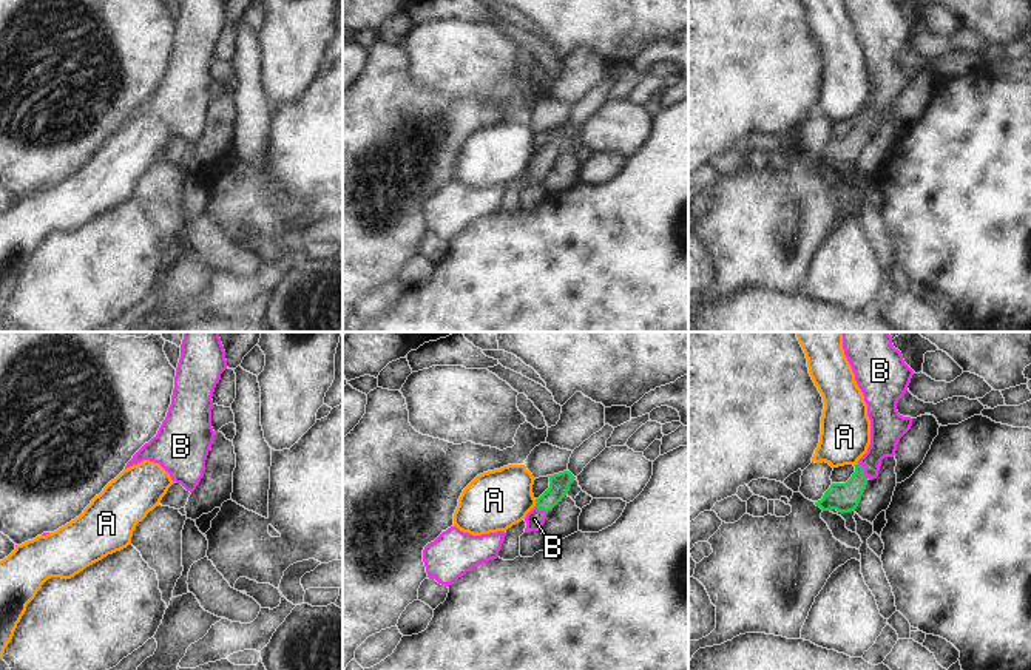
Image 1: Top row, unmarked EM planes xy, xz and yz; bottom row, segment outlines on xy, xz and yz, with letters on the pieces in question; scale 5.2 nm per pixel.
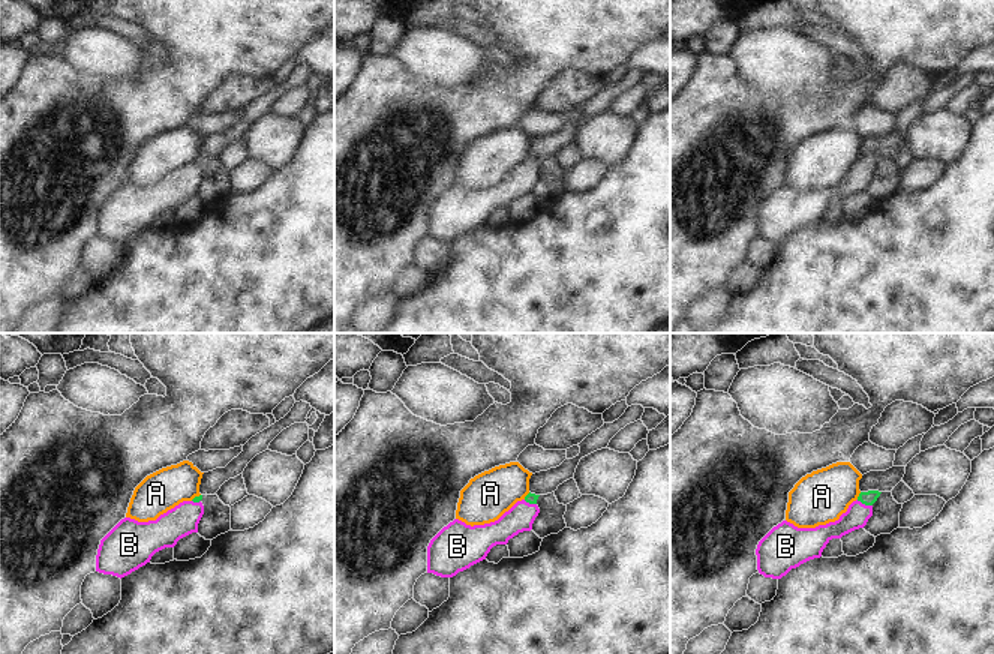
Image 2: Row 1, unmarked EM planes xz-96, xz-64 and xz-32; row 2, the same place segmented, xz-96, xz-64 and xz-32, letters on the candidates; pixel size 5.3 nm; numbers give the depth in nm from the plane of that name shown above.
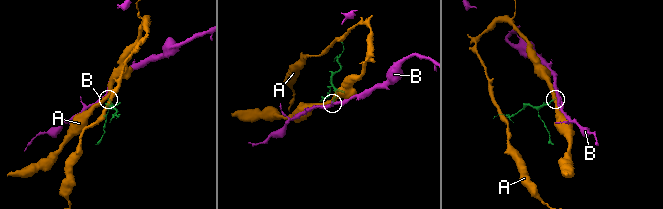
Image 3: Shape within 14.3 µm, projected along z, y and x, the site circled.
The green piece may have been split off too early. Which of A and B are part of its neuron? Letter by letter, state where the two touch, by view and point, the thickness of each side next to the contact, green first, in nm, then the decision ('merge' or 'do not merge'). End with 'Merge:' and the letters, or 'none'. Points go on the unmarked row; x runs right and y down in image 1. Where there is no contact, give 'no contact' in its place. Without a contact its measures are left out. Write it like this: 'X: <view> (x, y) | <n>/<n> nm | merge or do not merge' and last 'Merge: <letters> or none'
A: xz (536, 156) | 110/320 nm | do not merge
B: yz (863, 125) | 160/170 nm | merge
Merge: B

